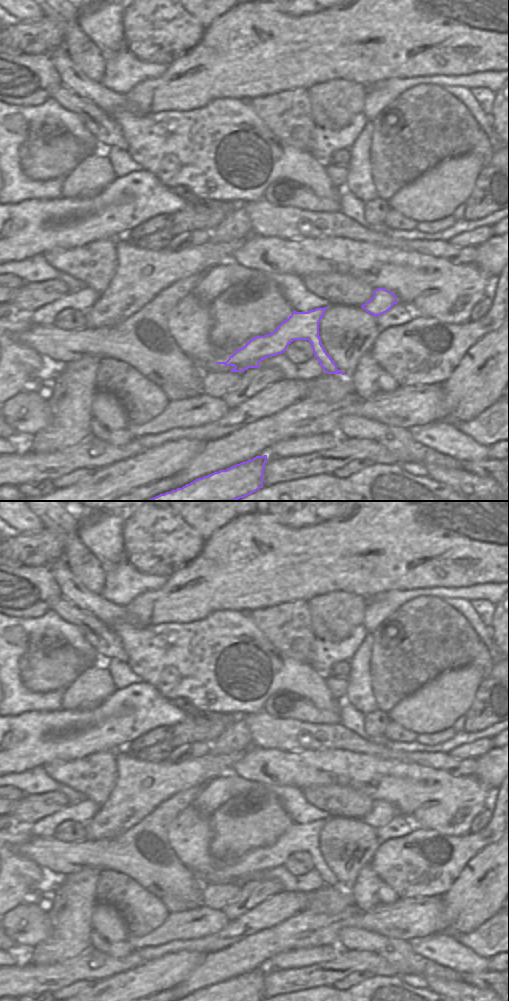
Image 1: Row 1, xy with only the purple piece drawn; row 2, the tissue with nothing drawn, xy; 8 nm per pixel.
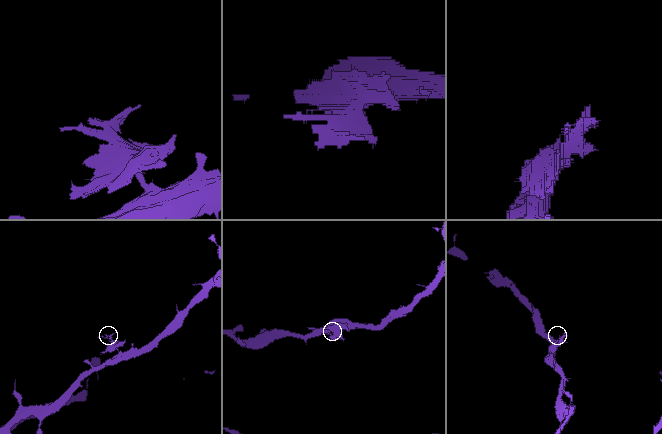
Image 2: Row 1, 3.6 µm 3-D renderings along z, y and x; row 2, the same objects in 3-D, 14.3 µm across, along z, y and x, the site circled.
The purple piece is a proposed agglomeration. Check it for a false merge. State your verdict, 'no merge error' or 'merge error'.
merge error

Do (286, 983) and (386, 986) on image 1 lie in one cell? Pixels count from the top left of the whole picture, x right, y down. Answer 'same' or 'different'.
different

